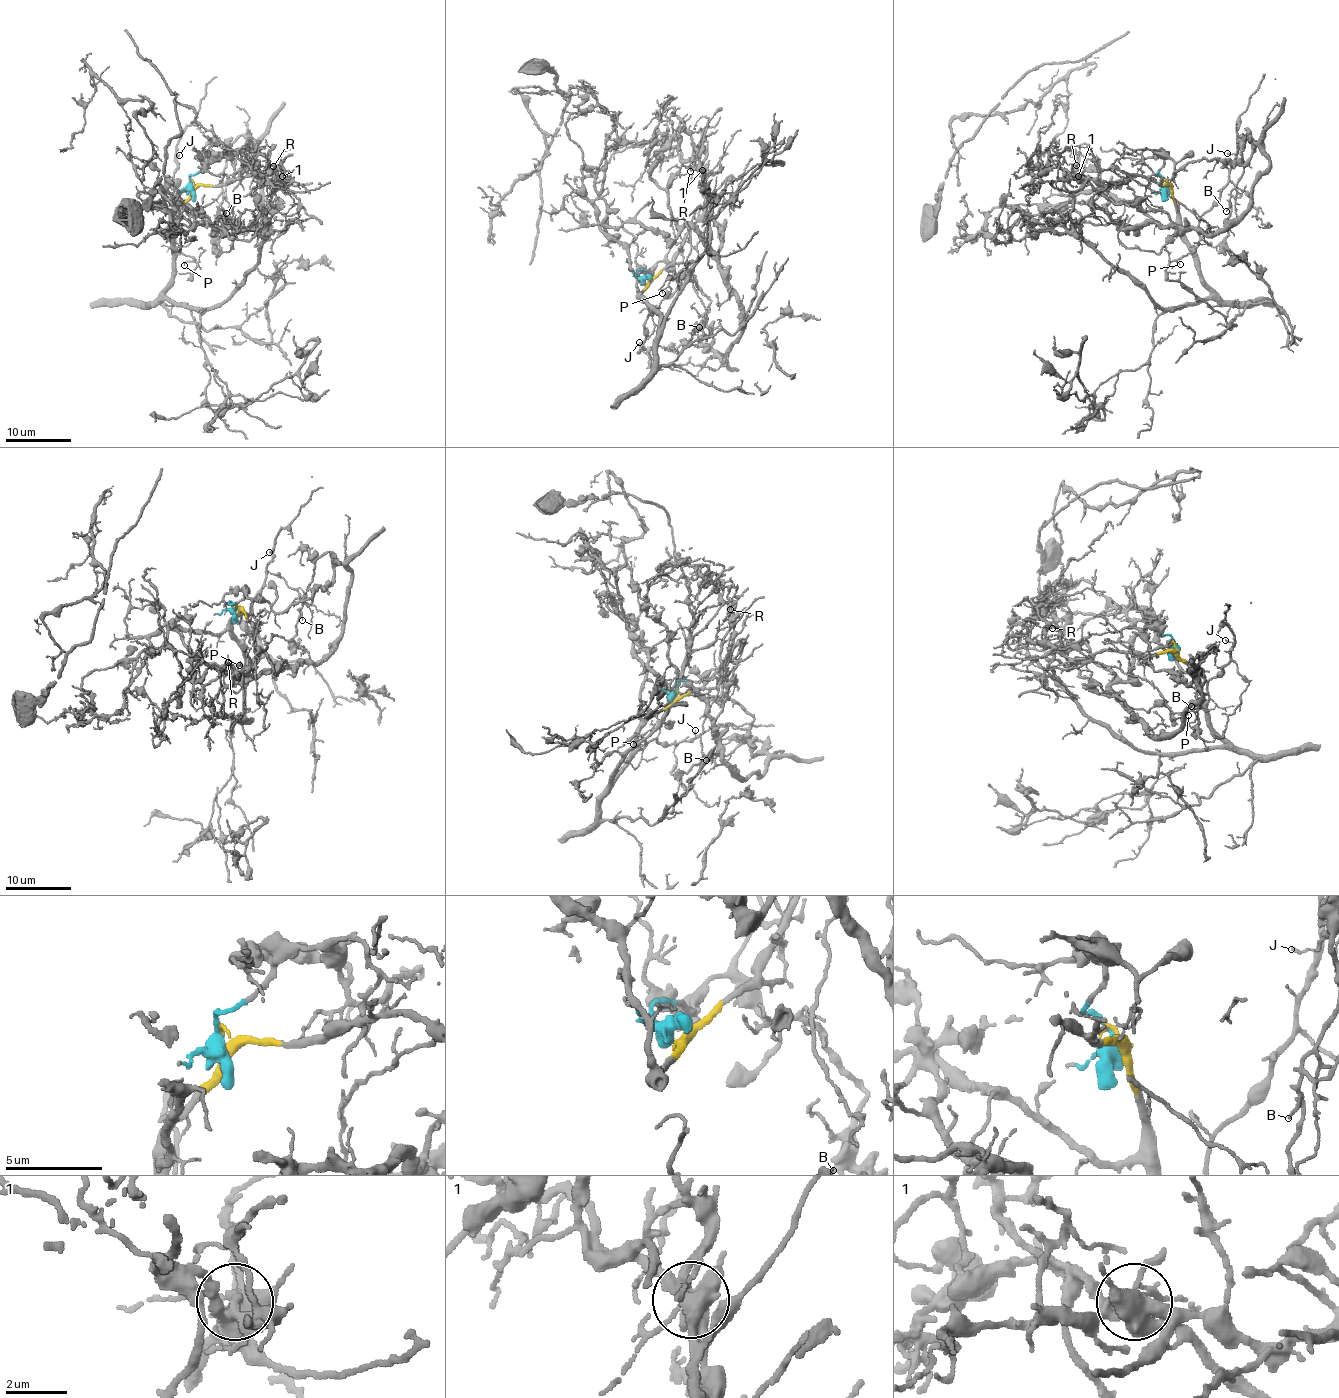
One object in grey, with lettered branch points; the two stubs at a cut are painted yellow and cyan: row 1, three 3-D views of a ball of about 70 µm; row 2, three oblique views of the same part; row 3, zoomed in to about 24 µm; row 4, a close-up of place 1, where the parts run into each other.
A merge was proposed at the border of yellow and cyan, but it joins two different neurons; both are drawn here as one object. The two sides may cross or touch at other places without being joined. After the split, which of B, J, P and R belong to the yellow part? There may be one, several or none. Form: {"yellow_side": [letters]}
{"yellow_side": ["J", "P", "R"]}

